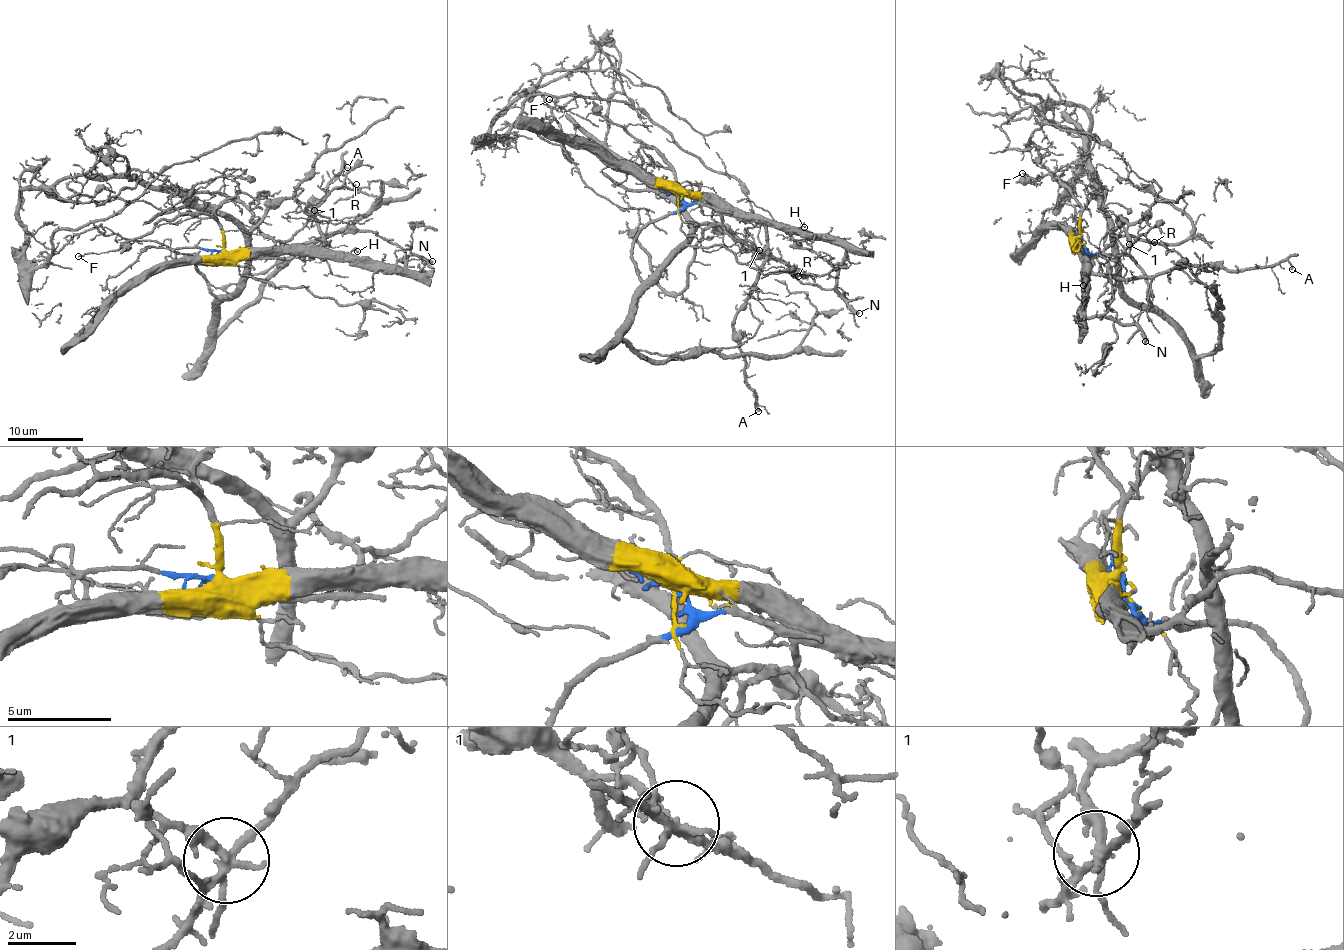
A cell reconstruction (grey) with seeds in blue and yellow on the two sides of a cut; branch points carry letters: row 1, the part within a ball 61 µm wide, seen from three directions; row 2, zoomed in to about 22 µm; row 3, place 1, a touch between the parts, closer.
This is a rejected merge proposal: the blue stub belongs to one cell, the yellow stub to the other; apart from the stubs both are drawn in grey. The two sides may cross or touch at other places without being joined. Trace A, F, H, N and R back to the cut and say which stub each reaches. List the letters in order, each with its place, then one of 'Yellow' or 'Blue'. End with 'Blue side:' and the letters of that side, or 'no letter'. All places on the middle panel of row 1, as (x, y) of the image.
A: Place: (758, 411). Yellow
F: Place: (549, 99). Yellow
H: Place: (804, 227). Yellow
N: Place: (859, 313). Yellow
R: Place: (798, 276). Yellow
Blue side: no letter

